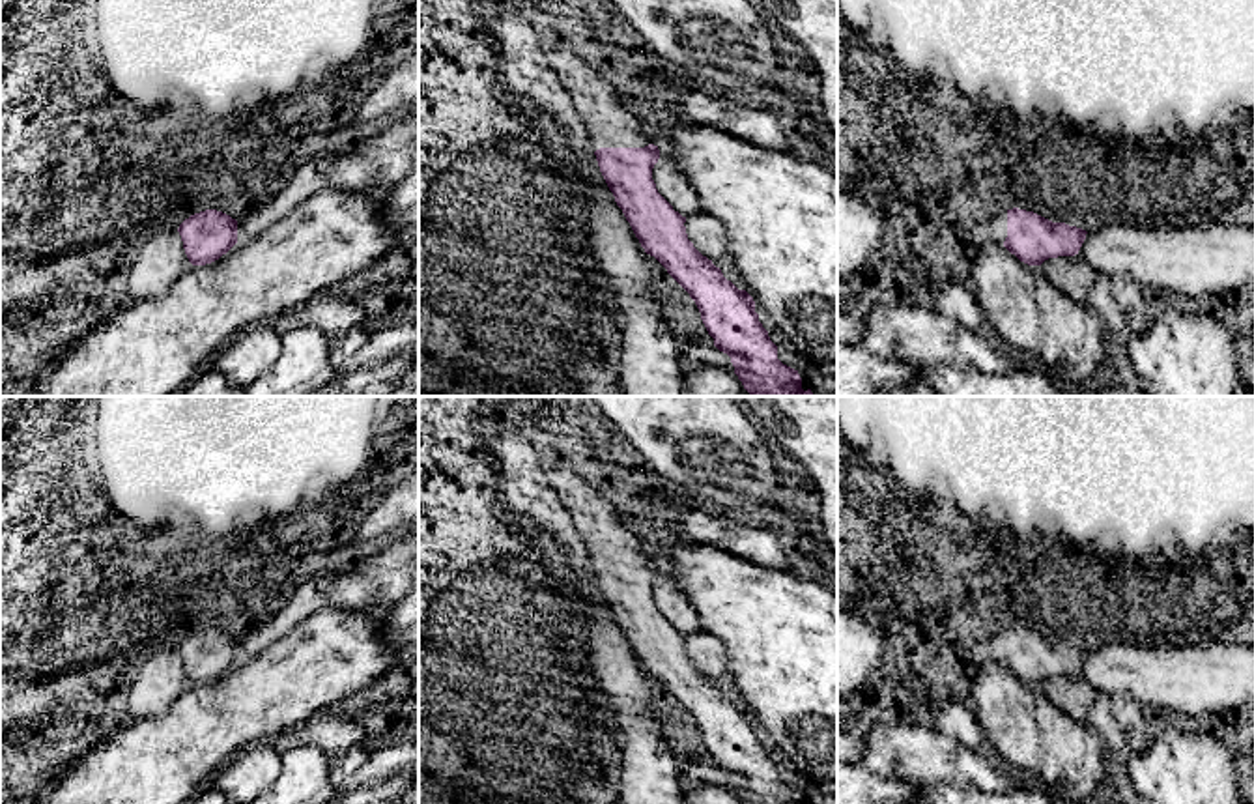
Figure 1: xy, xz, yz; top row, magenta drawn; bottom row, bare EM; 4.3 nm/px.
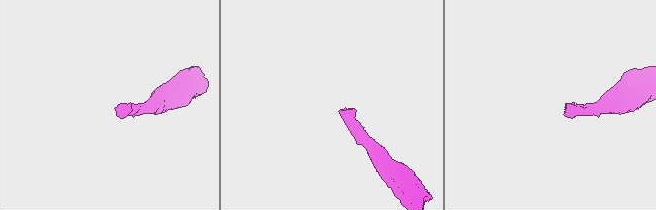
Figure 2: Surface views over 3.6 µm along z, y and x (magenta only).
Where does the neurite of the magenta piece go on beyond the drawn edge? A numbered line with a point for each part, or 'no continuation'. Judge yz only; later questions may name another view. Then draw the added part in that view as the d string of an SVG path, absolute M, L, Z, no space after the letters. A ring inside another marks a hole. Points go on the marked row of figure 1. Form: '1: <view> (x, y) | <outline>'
1: yz (987, 229) | M1007 211L996 217L977 217L972 236L968 239L970 252L979 249L985 241L992 241L1004 247L1007 237Z

